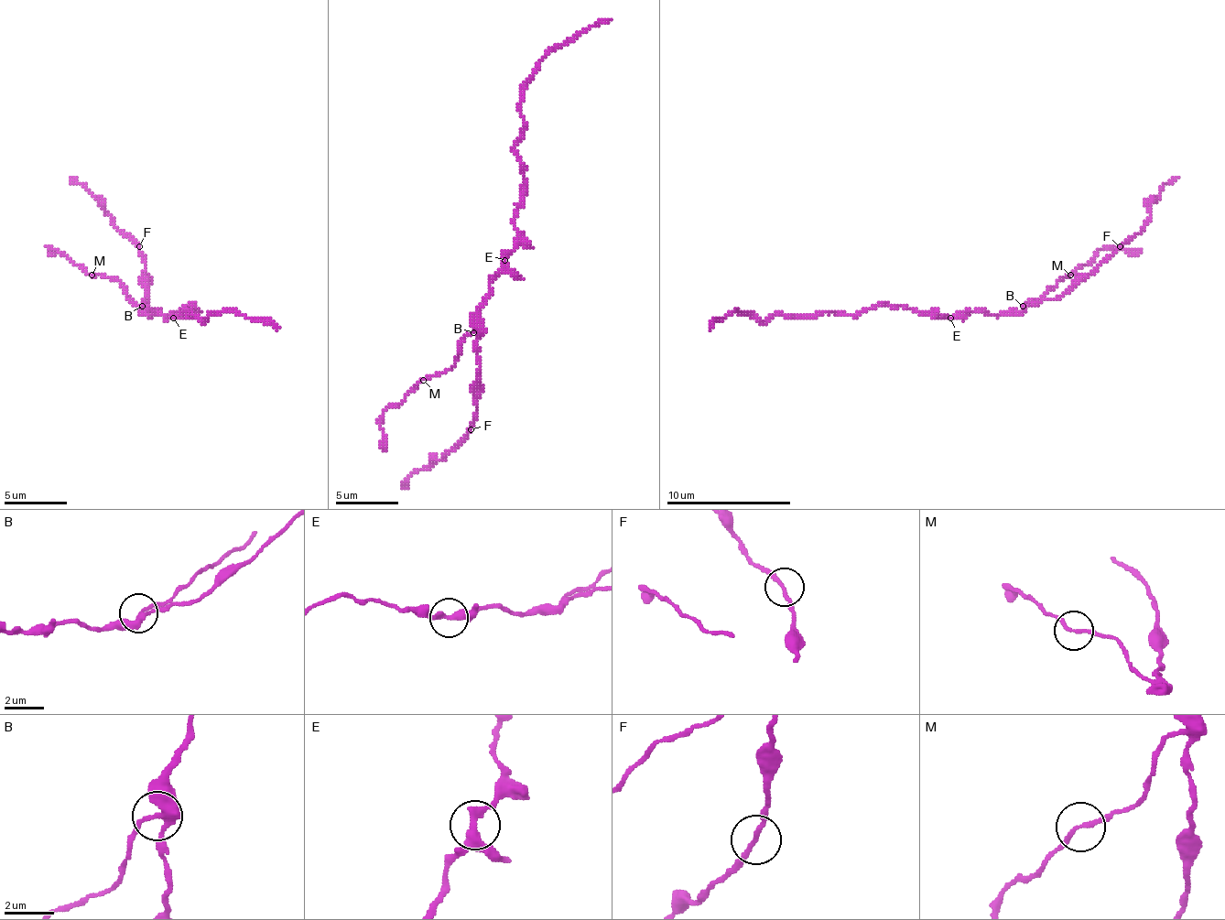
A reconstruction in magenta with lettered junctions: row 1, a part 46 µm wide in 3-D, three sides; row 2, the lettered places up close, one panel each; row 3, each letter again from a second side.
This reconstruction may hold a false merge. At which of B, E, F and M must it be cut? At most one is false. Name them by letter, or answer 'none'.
none

